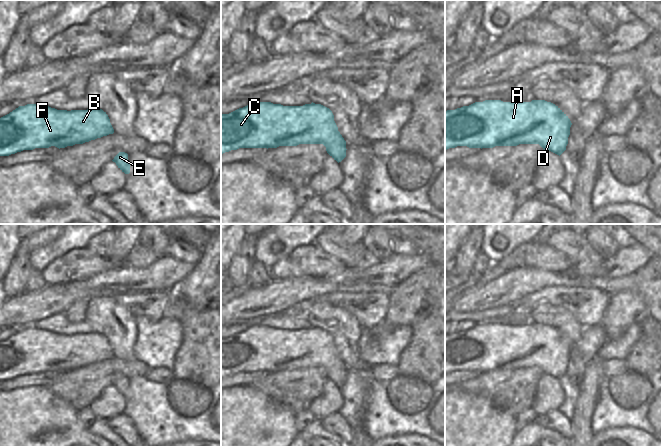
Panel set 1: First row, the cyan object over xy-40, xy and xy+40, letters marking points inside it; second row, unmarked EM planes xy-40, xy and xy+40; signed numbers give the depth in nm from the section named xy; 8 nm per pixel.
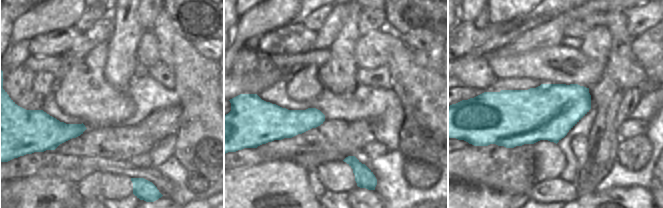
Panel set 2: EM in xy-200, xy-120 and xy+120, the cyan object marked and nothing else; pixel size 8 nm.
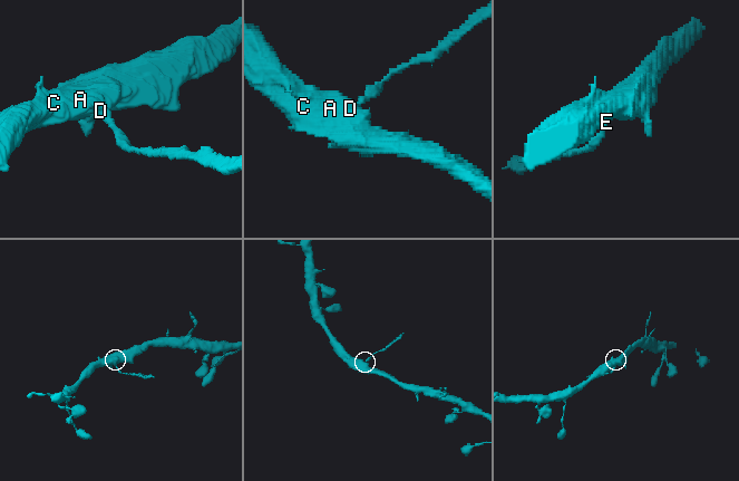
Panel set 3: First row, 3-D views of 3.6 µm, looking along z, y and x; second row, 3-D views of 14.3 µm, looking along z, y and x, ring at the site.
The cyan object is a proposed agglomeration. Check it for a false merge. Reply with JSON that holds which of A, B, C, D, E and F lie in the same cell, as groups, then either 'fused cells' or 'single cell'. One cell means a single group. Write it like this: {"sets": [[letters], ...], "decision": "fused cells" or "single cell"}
{"sets": [["A", "B", "C", "D", "E", "F"]], "decision": "single cell"}

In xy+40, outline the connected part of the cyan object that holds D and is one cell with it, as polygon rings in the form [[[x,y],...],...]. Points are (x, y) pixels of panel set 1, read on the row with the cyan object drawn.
[[[485,100],[445,111],[445,150],[457,146],[482,149],[539,144],[544,150],[560,156],[566,150],[571,125],[568,116],[558,106],[545,100],[531,102]]]

